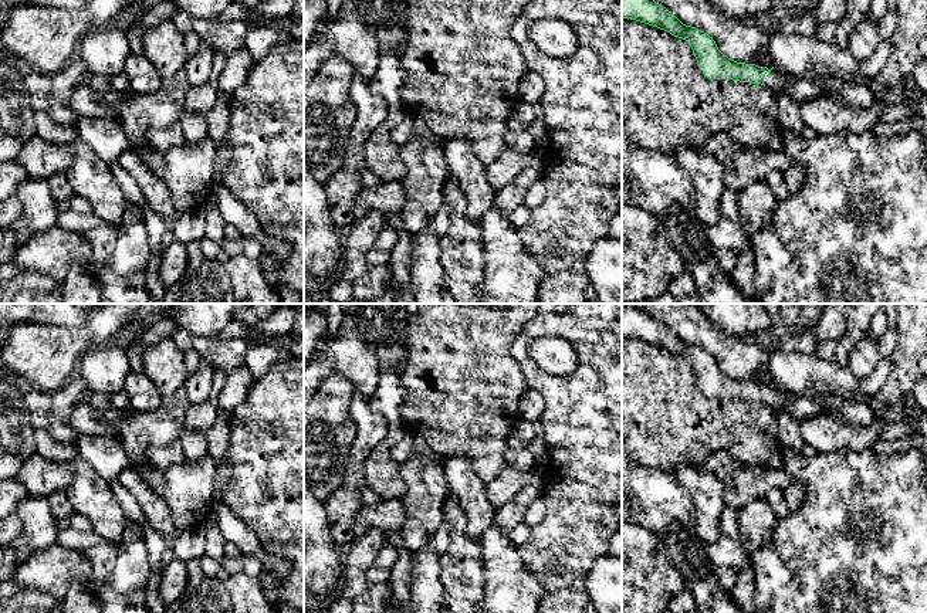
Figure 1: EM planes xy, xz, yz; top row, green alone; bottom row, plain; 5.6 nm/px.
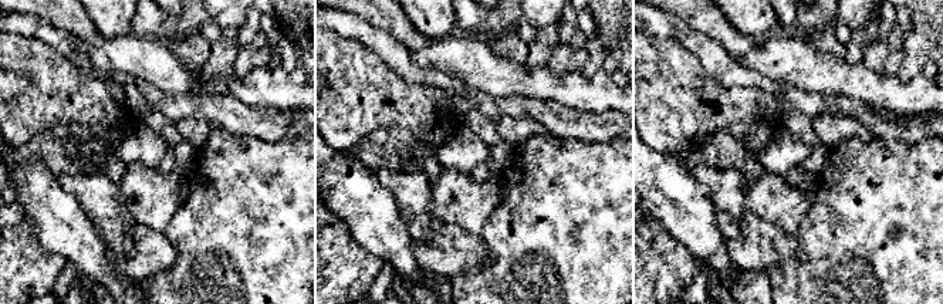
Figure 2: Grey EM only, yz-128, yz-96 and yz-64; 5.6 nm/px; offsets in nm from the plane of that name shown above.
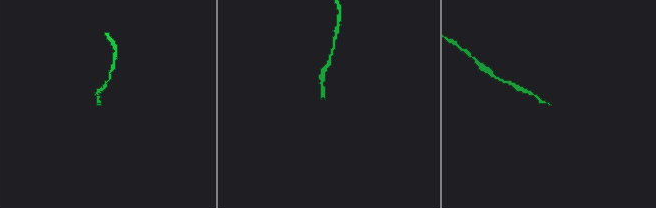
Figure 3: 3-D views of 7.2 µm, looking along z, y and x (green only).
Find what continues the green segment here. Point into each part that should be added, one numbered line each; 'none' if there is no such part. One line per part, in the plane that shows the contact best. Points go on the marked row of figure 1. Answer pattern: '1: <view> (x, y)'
1: yz (801, 91)

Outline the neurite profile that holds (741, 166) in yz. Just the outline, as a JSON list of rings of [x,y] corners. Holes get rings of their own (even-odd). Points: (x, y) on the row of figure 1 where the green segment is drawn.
[[[724,132],[715,133],[697,149],[700,153],[711,155],[723,165],[724,184],[734,192],[765,179],[769,170],[785,172],[794,165],[792,158],[784,150],[758,155],[734,143]]]

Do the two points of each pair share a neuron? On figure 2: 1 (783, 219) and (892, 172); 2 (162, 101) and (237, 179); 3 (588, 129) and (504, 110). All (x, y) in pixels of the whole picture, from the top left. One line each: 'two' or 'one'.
1: two
2: two
3: one

